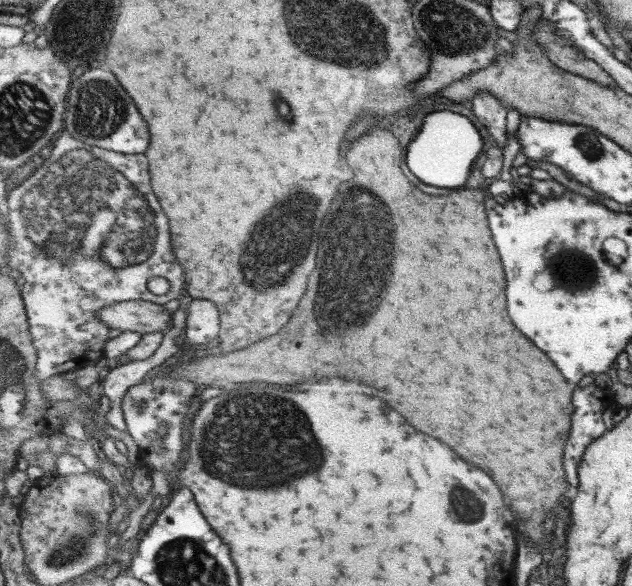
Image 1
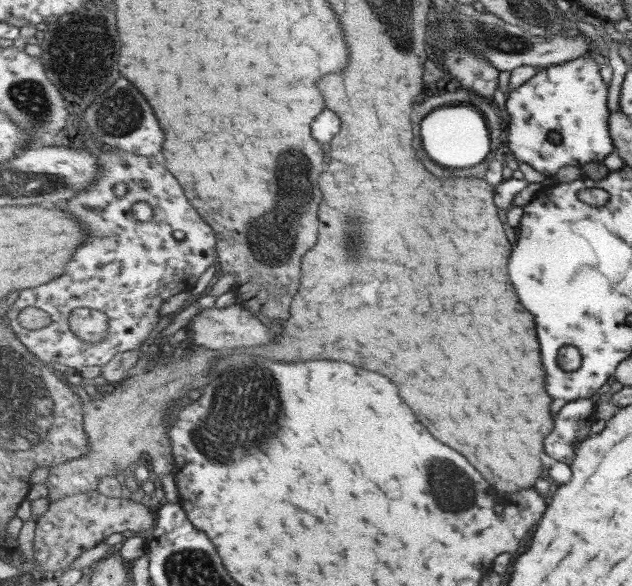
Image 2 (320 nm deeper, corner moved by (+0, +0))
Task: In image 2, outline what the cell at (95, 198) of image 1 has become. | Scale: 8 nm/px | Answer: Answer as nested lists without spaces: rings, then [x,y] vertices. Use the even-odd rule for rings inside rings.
[[[120,149],[115,152],[97,151],[97,156],[102,164],[102,172],[92,182],[92,186],[82,190],[77,197],[57,205],[63,210],[69,208],[71,214],[97,230],[97,234],[93,234],[93,238],[86,242],[81,250],[77,250],[77,258],[73,258],[69,263],[63,276],[45,286],[20,291],[18,299],[4,312],[20,341],[49,365],[57,362],[71,368],[105,366],[117,353],[145,349],[143,341],[147,340],[149,332],[157,326],[161,306],[171,296],[191,290],[199,282],[201,274],[219,259],[219,236],[216,230],[191,206],[181,184],[169,170],[165,170],[151,156],[141,156]],[[135,202],[146,202],[151,206],[153,217],[150,221],[139,221],[131,214]],[[27,306],[34,306],[48,313],[52,320],[50,324],[41,329],[20,326],[17,313]],[[81,307],[102,310],[108,314],[110,327],[104,340],[84,342],[73,332],[72,313]]]

